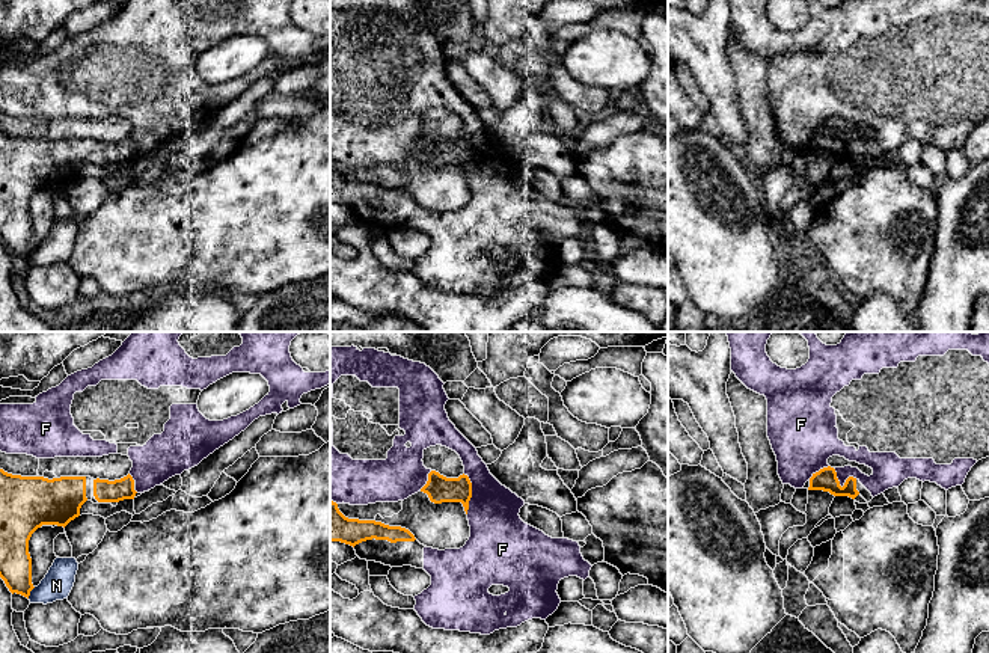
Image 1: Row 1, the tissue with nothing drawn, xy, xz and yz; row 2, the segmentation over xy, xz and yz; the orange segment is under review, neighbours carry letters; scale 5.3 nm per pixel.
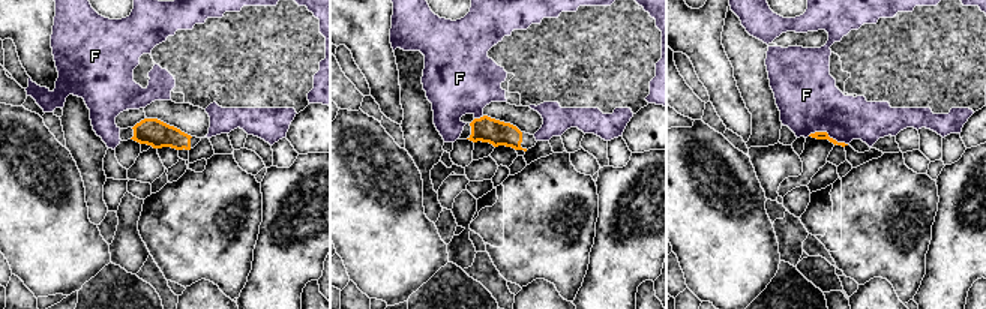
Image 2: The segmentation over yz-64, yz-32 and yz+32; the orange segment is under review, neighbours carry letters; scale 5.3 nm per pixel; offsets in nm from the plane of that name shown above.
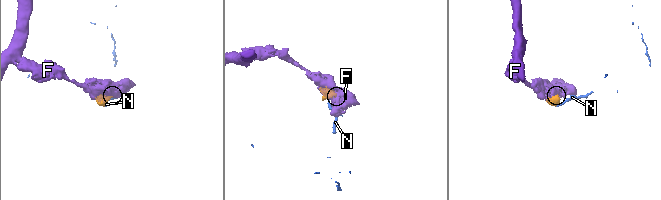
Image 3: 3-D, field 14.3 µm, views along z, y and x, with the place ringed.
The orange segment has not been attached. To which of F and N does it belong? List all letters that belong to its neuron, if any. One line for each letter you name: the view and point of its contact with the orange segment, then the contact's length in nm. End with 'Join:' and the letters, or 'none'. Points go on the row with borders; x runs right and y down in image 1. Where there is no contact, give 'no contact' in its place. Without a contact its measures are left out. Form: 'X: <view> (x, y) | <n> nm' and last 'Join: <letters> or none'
F: xz (471, 493) | 220 nm
Join: F

